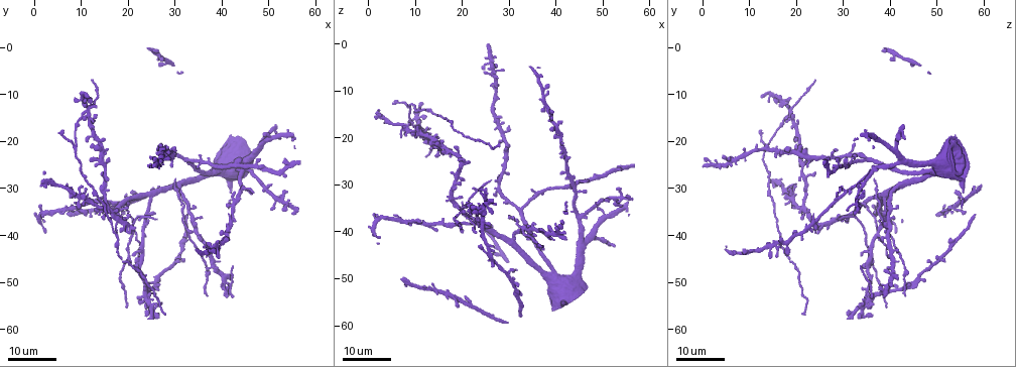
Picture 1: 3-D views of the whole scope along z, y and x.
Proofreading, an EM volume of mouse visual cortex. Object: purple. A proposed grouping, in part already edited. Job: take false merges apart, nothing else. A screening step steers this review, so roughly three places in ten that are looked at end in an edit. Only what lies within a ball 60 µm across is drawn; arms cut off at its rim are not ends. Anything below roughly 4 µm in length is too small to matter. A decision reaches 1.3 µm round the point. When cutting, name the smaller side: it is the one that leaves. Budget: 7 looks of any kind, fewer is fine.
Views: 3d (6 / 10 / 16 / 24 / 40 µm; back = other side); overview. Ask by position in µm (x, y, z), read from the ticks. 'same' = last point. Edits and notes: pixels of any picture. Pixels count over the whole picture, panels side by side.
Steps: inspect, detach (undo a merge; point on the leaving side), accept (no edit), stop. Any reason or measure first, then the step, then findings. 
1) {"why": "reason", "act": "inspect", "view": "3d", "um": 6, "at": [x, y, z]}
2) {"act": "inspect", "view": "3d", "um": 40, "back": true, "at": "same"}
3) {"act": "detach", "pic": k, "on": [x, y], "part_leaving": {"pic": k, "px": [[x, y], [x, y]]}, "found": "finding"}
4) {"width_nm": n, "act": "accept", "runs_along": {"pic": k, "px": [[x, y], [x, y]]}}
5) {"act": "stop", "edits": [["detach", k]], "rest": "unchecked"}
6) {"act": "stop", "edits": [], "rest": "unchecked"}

{"act": "inspect", "view": "3d", "um": 24, "at": [11.5, 13.0, 18.5]}

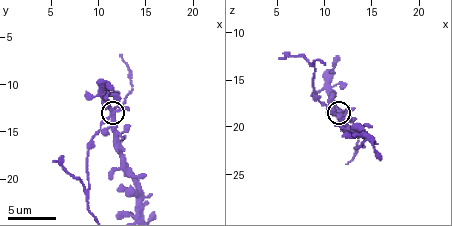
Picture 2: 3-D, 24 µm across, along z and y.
{"act": "inspect", "view": "3d", "um": 10, "at": "same"}

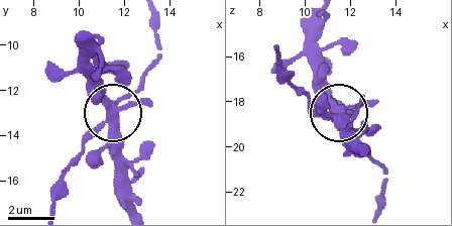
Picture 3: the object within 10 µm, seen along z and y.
{"act": "accept", "found": "continuous, no second neuron"}

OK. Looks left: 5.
{"why": "sudden change in width", "act": "inspect", "view": "3d", "um": 16, "at": [31.0, 32.0, 37.0]}

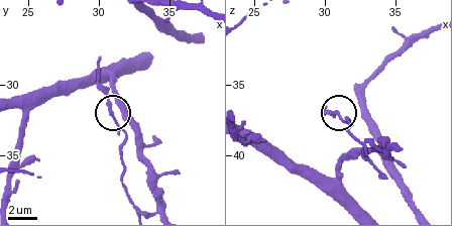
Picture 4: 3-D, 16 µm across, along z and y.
{"act": "inspect", "view": "3d", "um": 10, "at": "same"}

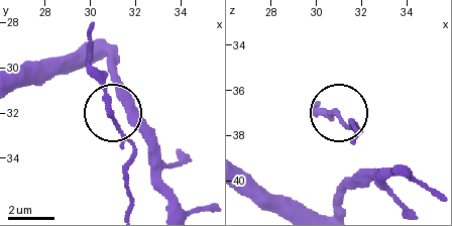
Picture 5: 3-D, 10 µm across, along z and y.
{"act": "accept", "runs_along": {"pic": 5, "px": [[128, 208], [126, 167], [132, 144], [117, 121], [92, 47]]}, "found": "all the same neuron"}

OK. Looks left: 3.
{"why": "three-way junction", "act": "inspect", "view": "3d", "um": 24, "at": [32.5, 40.0, 39.5]}

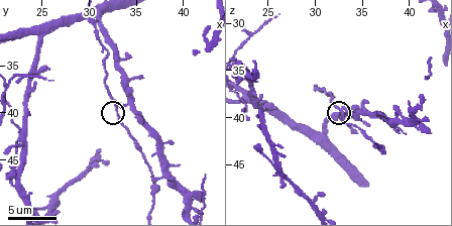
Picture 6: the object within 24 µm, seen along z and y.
{"act": "inspect", "view": "3d", "um": 6, "at": [33.0, 39.6, 39.8]}

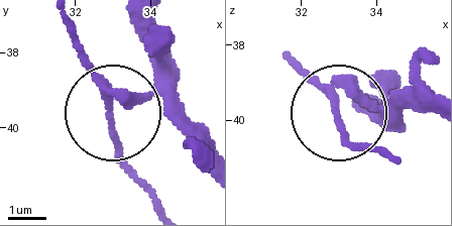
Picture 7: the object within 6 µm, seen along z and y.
{"act": "accept", "runs_along": {"pic": 7, "px": [[354, 108], [382, 108], [363, 98], [331, 105], [300, 63]]}, "found": "one neuron here"}

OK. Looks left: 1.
{"act": "stop", "edits": [], "rest": "unchecked"}

